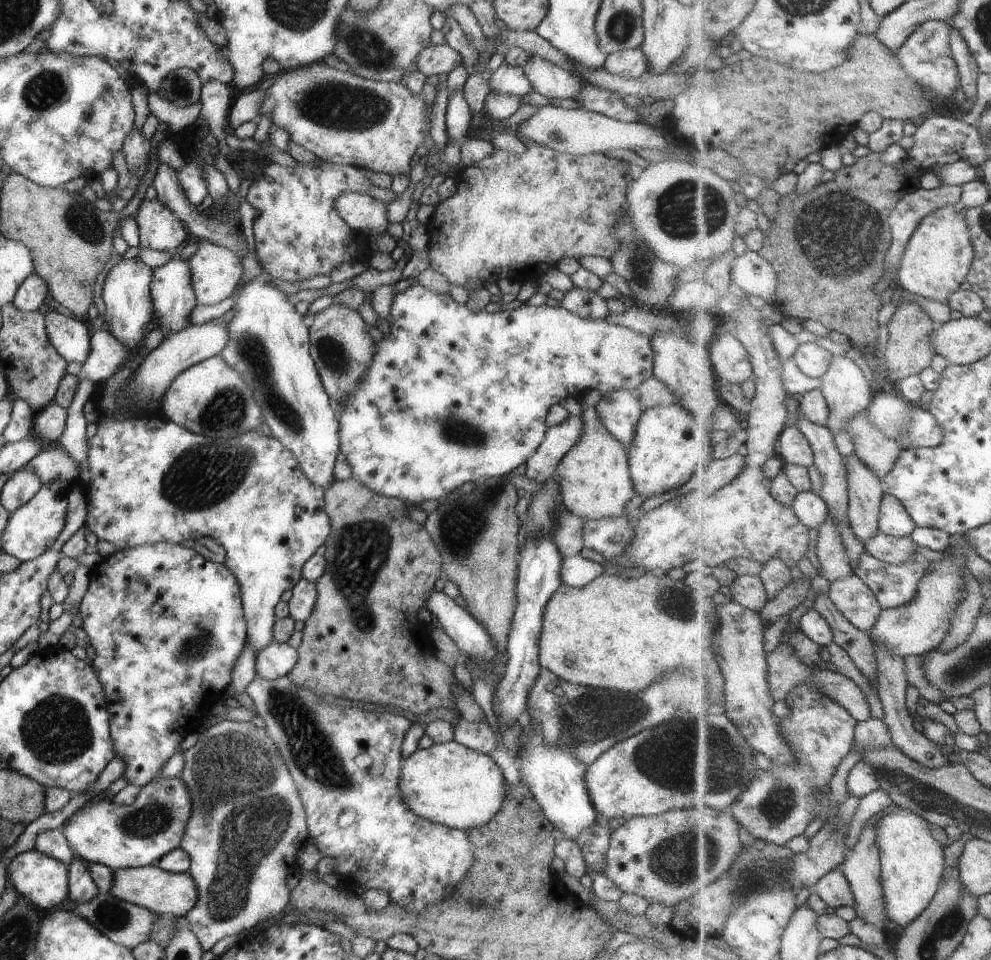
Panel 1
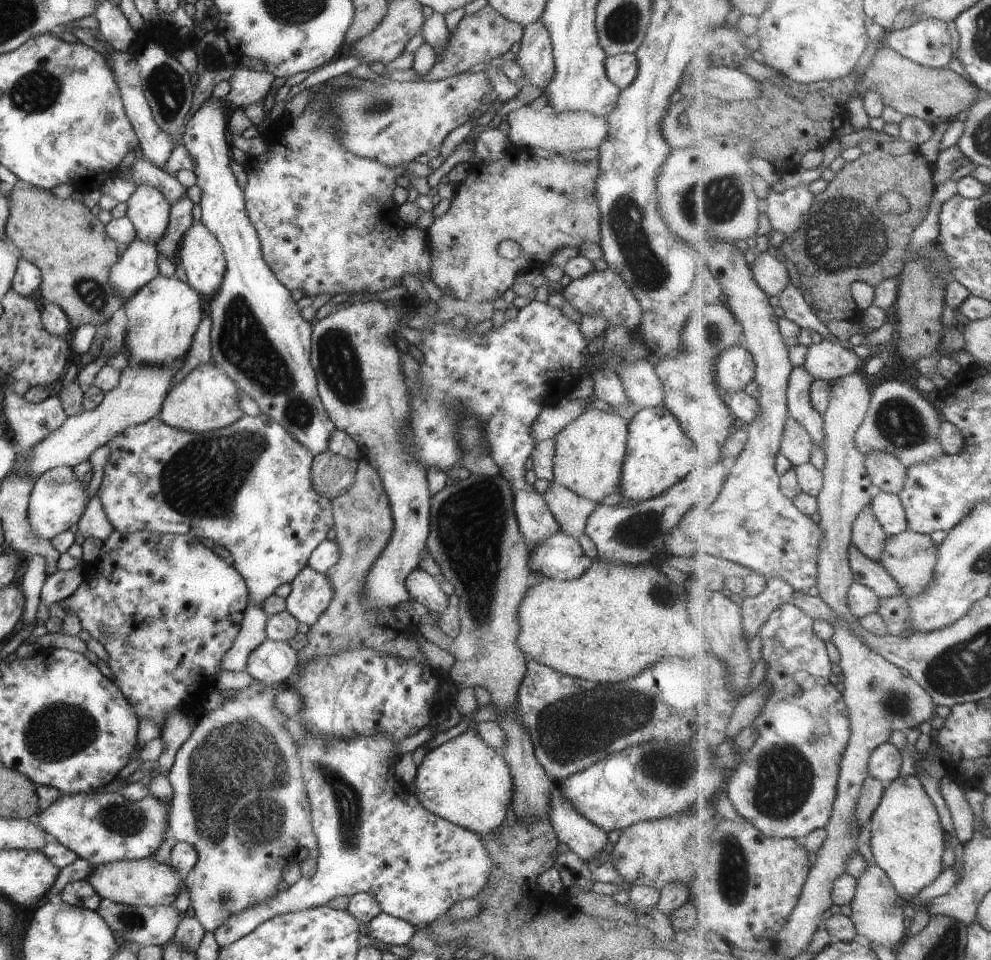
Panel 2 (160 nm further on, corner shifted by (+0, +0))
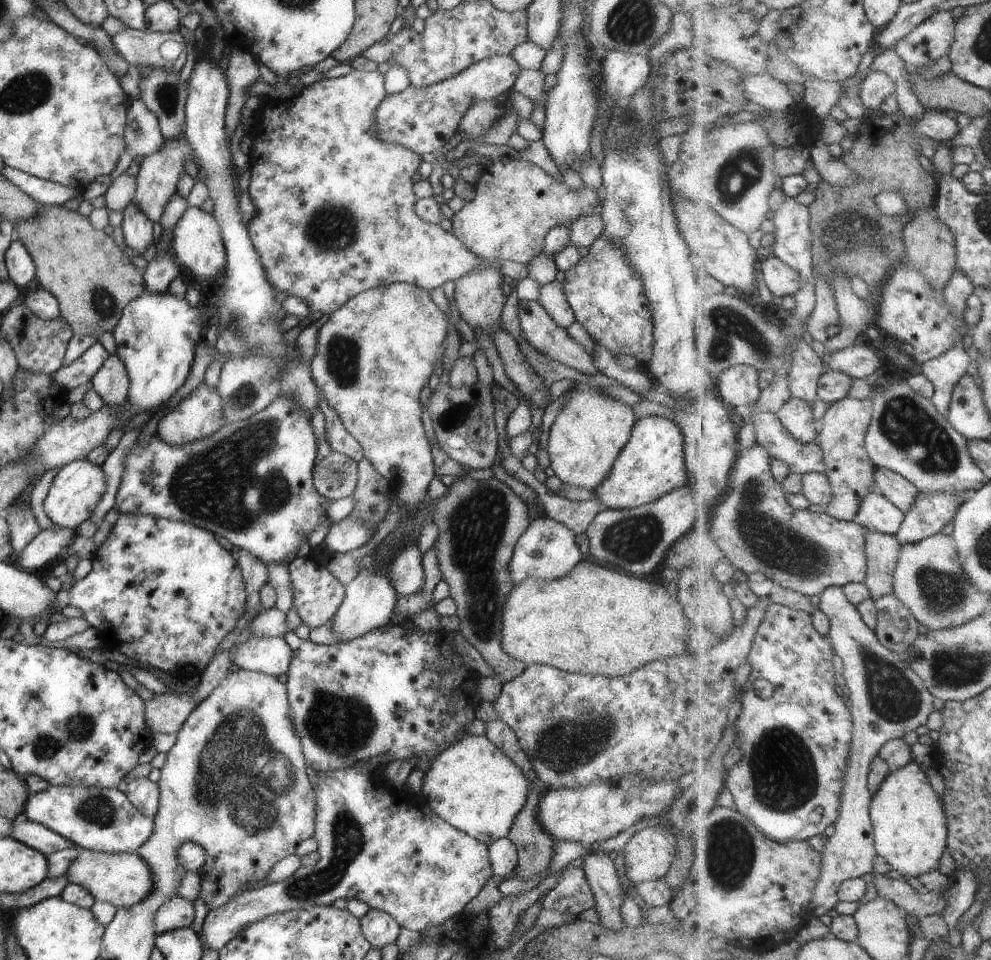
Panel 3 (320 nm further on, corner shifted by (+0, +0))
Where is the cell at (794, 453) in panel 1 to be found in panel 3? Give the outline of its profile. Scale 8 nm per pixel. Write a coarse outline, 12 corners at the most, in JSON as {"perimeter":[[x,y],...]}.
{"perimeter":[[790,399],[776,416],[799,444],[812,444],[820,426],[812,406]]}

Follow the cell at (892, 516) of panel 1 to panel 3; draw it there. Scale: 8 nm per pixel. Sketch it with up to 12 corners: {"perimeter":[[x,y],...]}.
{"perimeter":[[880,491],[867,495],[861,525],[896,535],[906,514]]}

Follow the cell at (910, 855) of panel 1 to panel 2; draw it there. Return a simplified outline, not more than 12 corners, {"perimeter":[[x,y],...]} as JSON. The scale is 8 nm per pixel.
{"perimeter":[[917,774],[887,785],[868,826],[905,902],[943,870],[948,835]]}

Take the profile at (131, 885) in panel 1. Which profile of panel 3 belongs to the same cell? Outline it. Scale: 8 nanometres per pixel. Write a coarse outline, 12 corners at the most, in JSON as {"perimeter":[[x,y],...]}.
{"perimeter":[[81,849],[66,870],[94,900],[127,908],[152,891],[135,853]]}

